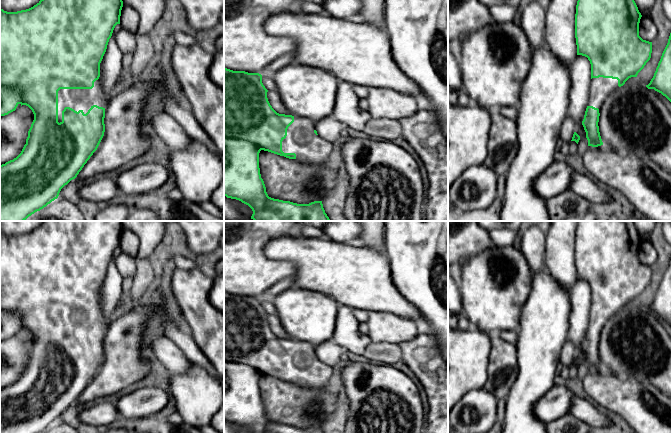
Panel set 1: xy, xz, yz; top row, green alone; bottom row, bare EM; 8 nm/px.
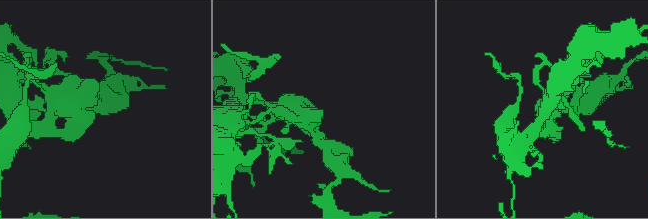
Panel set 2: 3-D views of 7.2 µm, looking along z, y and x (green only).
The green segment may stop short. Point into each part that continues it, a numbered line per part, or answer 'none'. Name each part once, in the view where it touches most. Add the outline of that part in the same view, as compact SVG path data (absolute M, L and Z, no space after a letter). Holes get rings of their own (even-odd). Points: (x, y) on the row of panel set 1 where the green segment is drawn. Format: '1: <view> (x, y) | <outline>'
1: xy (78, 99) | M99 79L94 82L92 89L60 89L58 91L58 122L62 122L62 111L65 107L70 107L77 112L82 110L86 114L93 105L103 108L108 106Z

